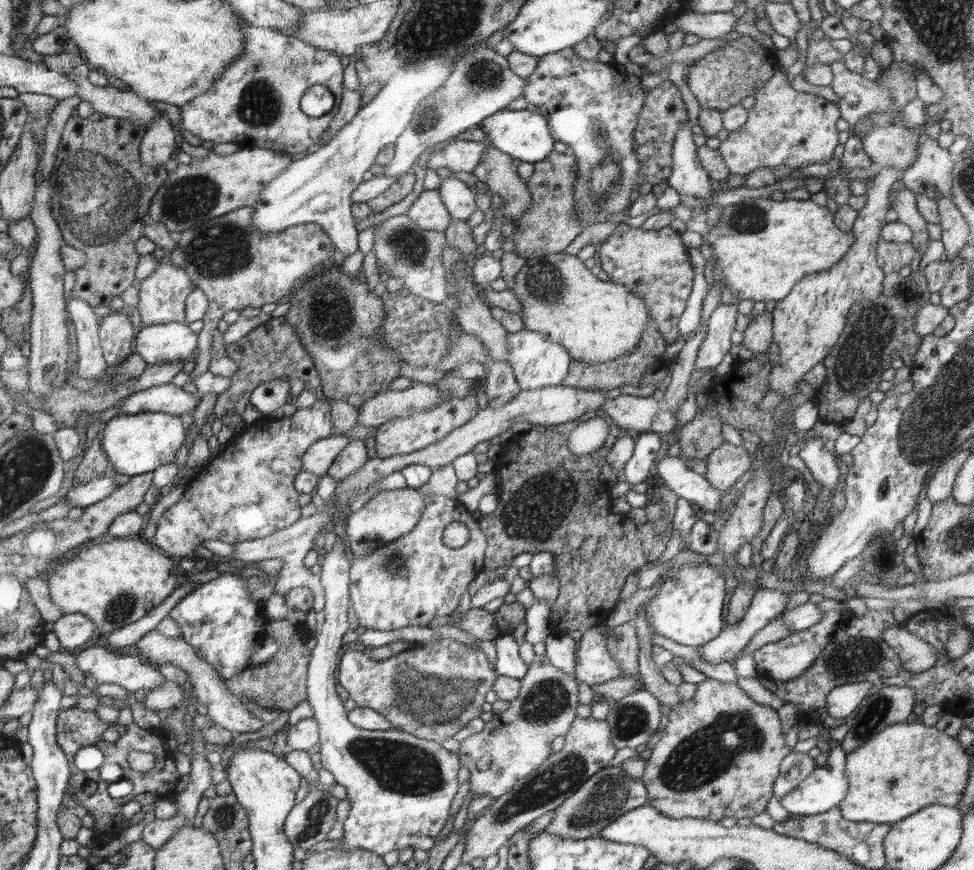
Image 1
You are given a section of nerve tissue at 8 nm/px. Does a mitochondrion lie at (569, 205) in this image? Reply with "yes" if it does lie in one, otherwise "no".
yes

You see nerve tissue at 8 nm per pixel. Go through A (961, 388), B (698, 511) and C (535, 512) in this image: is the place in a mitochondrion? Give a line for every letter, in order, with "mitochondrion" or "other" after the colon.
A: mitochondrion
B: other
C: mitochondrion

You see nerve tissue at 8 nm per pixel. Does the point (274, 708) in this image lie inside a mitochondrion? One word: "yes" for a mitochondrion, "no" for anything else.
no

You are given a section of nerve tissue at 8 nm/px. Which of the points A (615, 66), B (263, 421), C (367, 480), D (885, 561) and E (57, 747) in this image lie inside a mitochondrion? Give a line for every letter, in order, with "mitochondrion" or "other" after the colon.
A: other
B: other
C: other
D: mitochondrion
E: other

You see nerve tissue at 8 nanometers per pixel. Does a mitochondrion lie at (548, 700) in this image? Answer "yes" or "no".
yes

